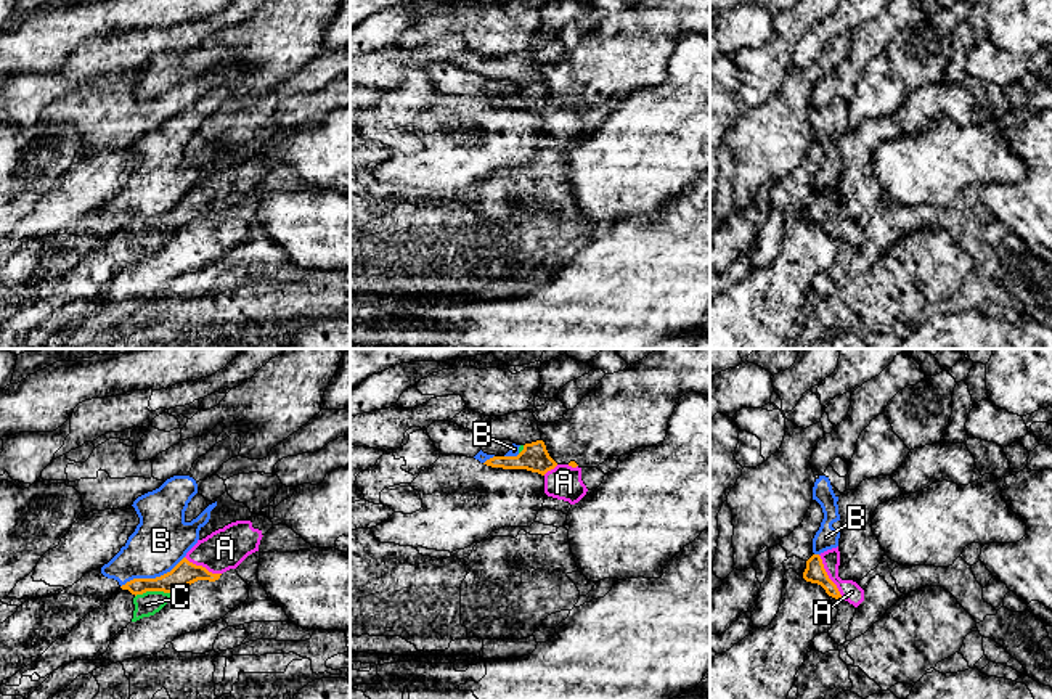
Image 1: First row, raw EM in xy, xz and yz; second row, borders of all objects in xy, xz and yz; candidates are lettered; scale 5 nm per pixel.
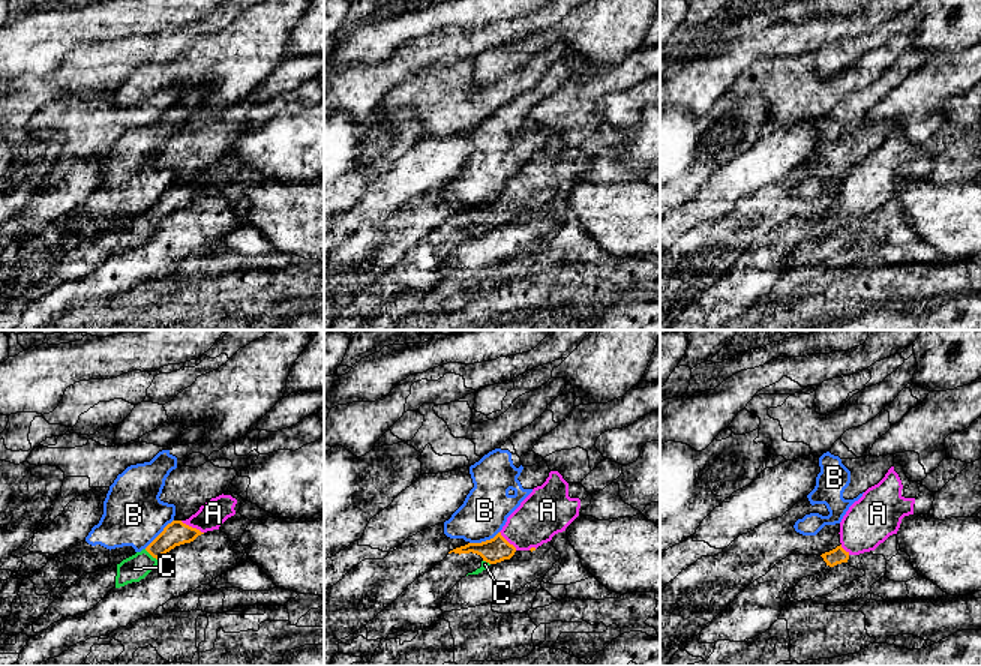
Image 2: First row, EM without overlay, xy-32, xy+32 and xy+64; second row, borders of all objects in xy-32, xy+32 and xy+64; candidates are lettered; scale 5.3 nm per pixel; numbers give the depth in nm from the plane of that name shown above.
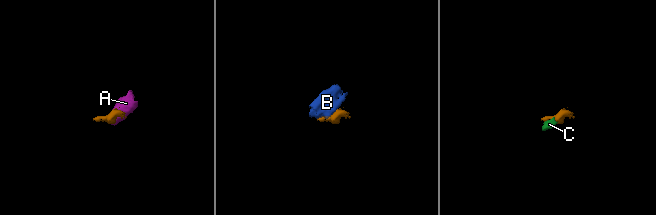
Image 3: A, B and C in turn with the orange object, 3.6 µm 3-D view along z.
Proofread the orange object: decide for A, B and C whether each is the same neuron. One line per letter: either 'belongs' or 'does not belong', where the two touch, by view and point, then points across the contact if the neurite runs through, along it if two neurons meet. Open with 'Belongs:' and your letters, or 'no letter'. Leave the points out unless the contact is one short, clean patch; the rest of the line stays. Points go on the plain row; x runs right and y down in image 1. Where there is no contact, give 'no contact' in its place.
Belongs: A, C
A: belongs; contact yz (827, 217); way yz (815, 212), (827, 217), (839, 228), (852, 232)
B: does not belong; contact xy (151, 219); border xy (183, 196), (159, 216), (134, 217), (121, 227)
C: belongs; contact xy (153, 230)

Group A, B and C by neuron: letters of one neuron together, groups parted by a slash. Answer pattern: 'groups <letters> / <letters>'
groups A C / B

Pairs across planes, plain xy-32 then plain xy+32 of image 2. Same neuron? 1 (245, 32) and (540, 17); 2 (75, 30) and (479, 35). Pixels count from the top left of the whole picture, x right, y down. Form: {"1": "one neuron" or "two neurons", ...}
{"1": "two neurons", "2": "two neurons"}

